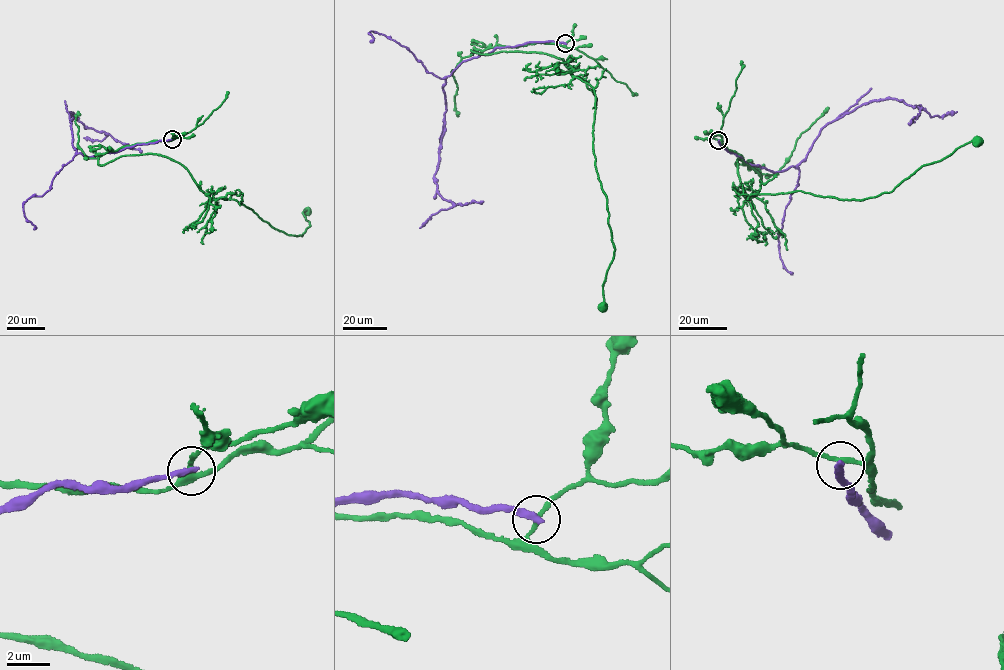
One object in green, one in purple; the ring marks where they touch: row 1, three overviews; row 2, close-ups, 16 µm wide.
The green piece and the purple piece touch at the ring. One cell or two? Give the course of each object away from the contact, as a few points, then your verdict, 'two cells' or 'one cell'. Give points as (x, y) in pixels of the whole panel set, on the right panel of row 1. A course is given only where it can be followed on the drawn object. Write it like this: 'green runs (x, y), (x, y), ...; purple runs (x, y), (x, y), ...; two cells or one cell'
green runs (719, 140), (761, 172), (761, 182), (736, 160), (749, 197), (801, 191), (854, 200), (891, 192), (977, 141); purple runs (719, 140), (749, 166), (781, 172), (803, 160), (827, 124), (874, 100), (917, 106), (919, 115), (908, 124); two cells

